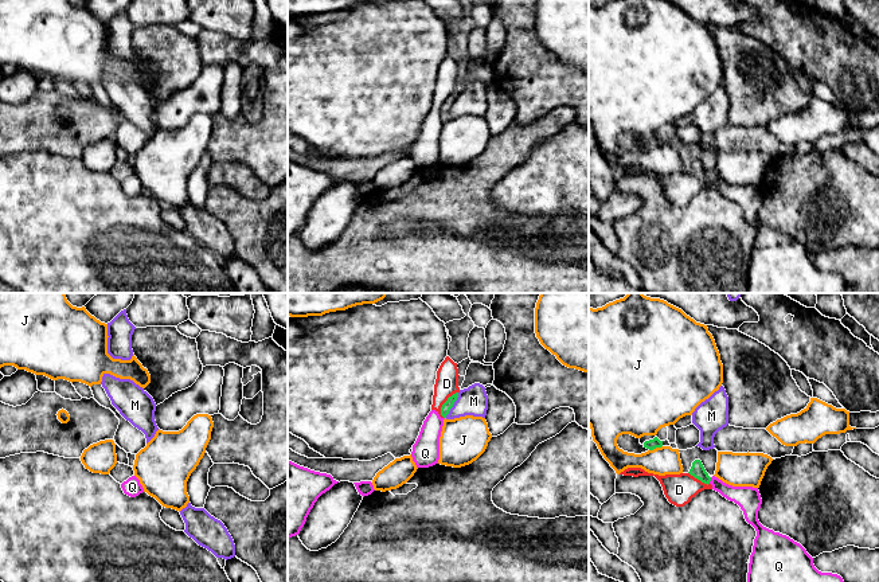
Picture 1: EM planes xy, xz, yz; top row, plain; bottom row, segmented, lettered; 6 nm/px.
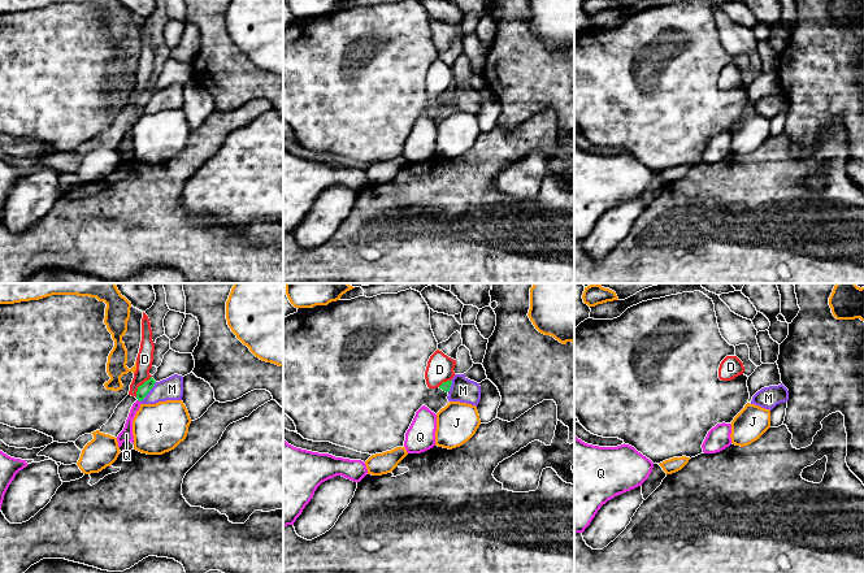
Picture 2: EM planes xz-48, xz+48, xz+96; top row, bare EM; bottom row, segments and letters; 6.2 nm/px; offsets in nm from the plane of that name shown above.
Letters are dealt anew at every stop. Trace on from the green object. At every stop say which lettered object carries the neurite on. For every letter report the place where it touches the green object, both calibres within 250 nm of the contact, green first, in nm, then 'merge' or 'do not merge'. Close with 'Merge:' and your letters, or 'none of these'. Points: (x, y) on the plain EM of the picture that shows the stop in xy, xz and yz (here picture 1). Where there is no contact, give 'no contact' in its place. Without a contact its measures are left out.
D: contact xz (444, 102); calibres 60 and 140 nm; do not merge
J: contact yz (655, 147); calibres 60 and 320 nm; do not merge
M: contact xz (453, 102); calibres 60 and 180 nm; do not merge
Q: contact yz (710, 179); calibres 90 and 140 nm; do not merge
Merge: none of these

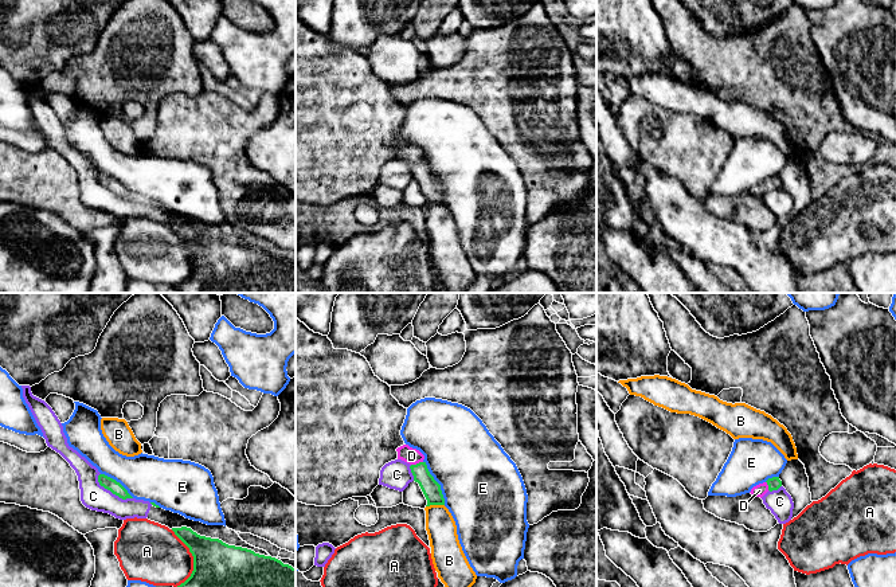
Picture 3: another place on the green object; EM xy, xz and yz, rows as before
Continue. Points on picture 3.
A: contact xy (194, 257); calibres 440 and 340 nm; do not merge
B: contact xz (434, 203); calibres 110 and 180 nm; do not merge
C: contact xy (112, 191); calibres 80 and 160 nm; do not merge
D: contact xz (417, 163); calibres 110 and 100 nm; merge
E: contact xz (437, 182); calibres 110 and 460 nm; do not merge
Merge: D

